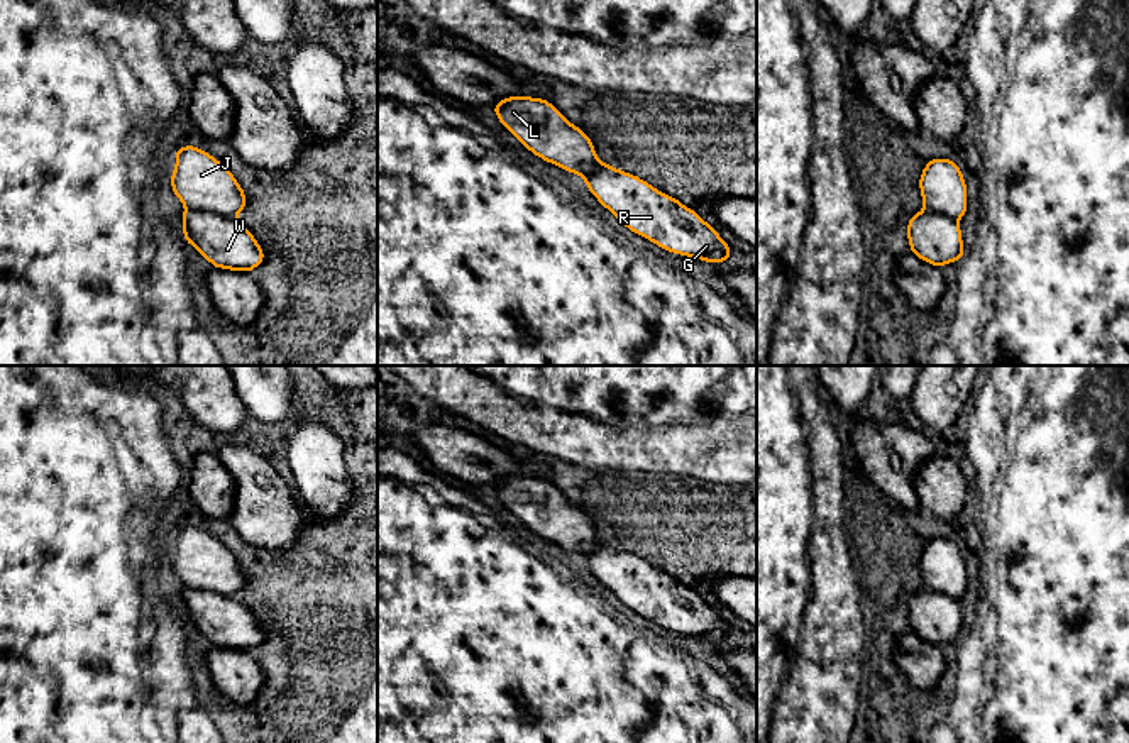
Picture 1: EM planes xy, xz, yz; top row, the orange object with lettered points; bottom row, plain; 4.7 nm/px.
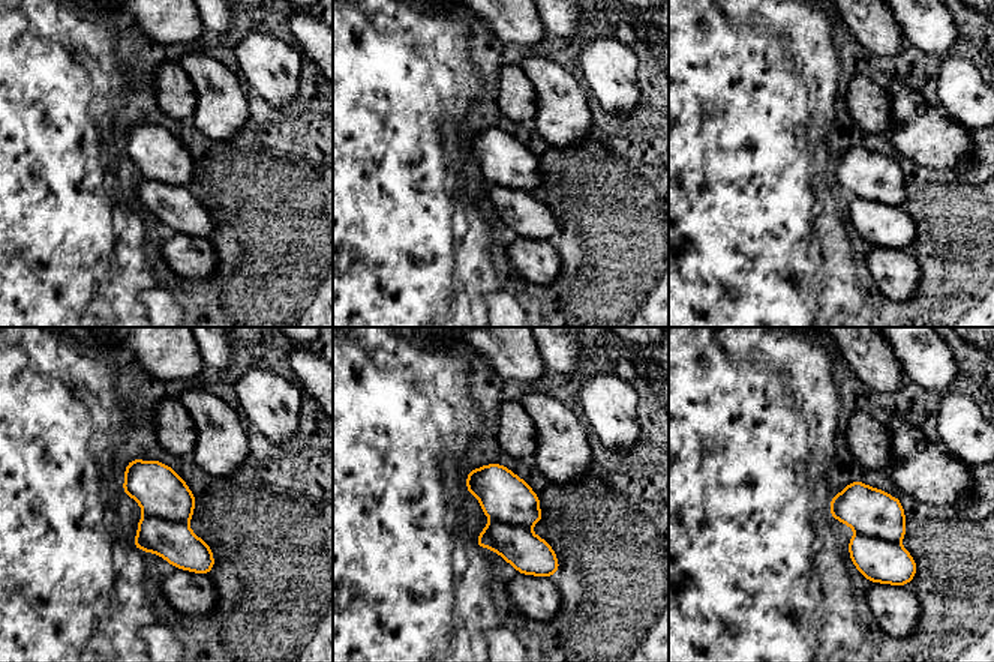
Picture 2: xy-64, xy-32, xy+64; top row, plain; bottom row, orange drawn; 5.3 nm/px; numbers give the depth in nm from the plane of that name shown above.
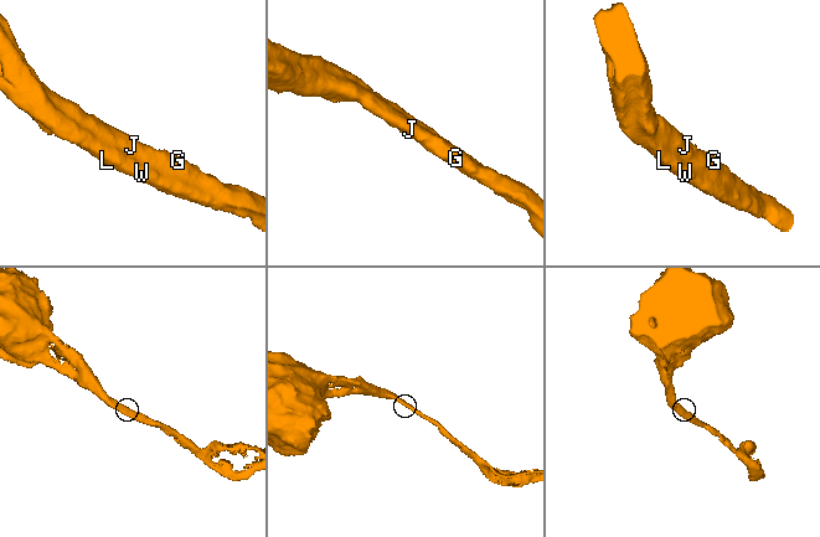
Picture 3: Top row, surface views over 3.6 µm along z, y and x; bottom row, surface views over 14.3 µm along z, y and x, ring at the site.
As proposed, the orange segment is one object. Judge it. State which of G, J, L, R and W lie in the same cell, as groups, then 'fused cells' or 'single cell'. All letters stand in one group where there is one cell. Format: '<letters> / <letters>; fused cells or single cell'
G J R / L W; fused cells

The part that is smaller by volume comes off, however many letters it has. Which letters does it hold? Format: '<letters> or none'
L, W

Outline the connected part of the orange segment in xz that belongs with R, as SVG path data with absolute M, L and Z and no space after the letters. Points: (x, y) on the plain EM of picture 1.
M601 542L594 552L582 557L589 570L623 604L658 626L674 633L697 636L704 641L726 641L730 638L731 626L709 603L706 603L694 589L684 586L677 577L655 569L638 555Z

